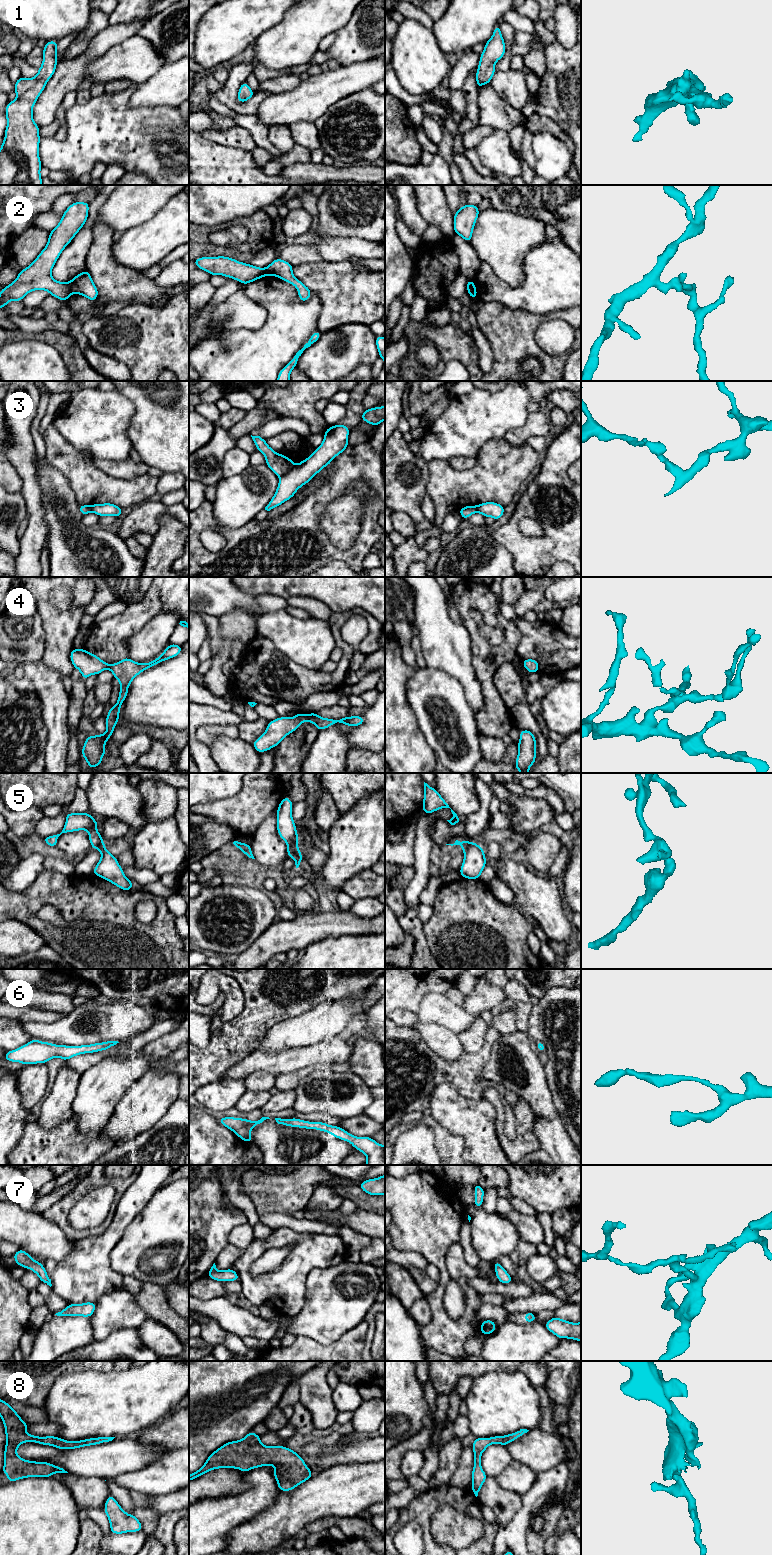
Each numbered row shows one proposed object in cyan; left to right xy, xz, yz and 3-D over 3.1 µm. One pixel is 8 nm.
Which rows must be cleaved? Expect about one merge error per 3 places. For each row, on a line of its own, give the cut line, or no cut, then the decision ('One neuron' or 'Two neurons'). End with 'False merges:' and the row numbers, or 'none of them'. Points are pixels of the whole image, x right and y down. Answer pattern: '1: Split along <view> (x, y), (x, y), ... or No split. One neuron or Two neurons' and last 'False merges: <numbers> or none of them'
1: No split. One neuron
2: Split along xy (67, 283), (72, 293). Two neurons
3: Split along xz (295, 465), (280, 477). Two neurons
4: No split. One neuron
5: No split. One neuron
6: No split. One neuron
7: No split. One neuron
8: No split. One neuron
False merges: 2, 3

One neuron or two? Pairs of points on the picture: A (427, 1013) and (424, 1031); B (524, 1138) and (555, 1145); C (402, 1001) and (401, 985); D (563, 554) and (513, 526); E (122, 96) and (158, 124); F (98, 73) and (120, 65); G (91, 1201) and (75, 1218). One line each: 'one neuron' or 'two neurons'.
A: two neurons
B: two neurons
C: one neuron
D: one neuron
E: one neuron
F: one neuron
G: one neuron

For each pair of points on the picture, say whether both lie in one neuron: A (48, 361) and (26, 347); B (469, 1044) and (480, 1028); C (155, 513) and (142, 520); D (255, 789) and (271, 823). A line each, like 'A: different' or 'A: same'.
A: same
B: same
C: same
D: different

